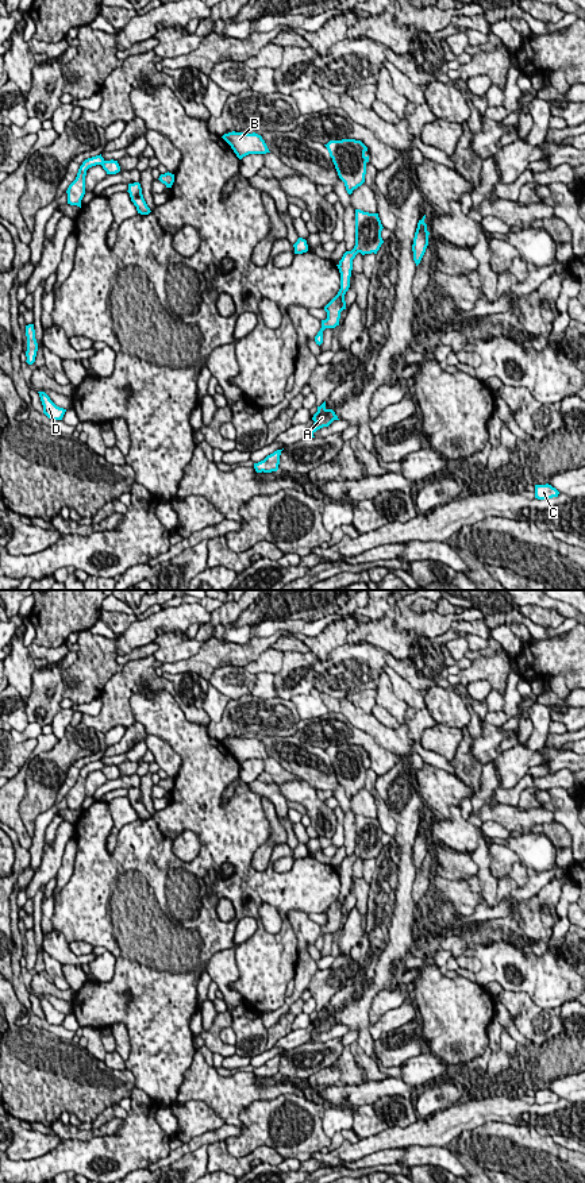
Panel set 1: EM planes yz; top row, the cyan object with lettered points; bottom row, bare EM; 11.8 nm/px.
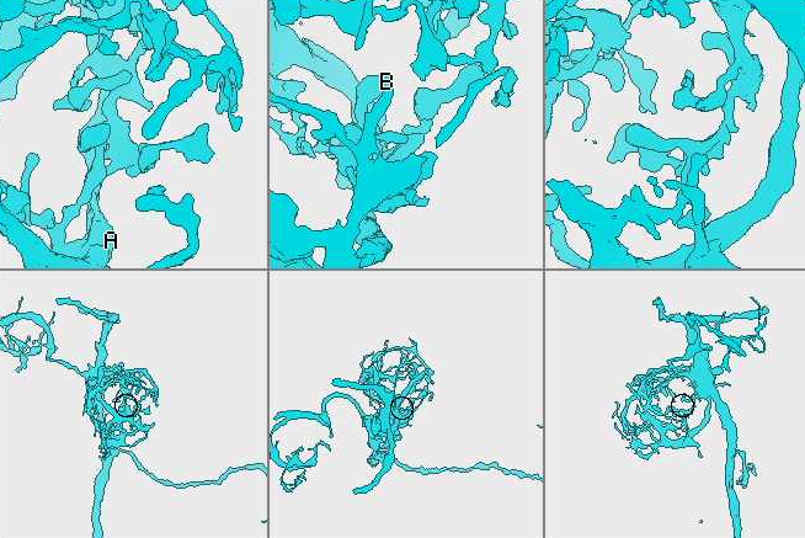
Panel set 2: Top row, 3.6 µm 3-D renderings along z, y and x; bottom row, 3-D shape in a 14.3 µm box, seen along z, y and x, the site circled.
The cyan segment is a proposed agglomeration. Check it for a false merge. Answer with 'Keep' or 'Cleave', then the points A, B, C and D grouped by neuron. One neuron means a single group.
Cleave. Groups: A B / C D

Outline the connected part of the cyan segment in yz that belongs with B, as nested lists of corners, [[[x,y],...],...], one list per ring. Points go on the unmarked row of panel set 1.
[[[228,737],[222,741],[234,755],[236,762],[242,764],[249,759],[266,759],[270,758],[261,740],[253,737]]]

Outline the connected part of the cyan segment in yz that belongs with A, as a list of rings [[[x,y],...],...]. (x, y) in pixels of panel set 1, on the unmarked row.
[[[326,1006],[317,1011],[317,1017],[313,1020],[312,1025],[315,1026],[311,1034],[309,1041],[315,1043],[313,1039],[323,1033],[328,1032],[334,1025],[339,1025],[332,1014],[326,1013]]]

